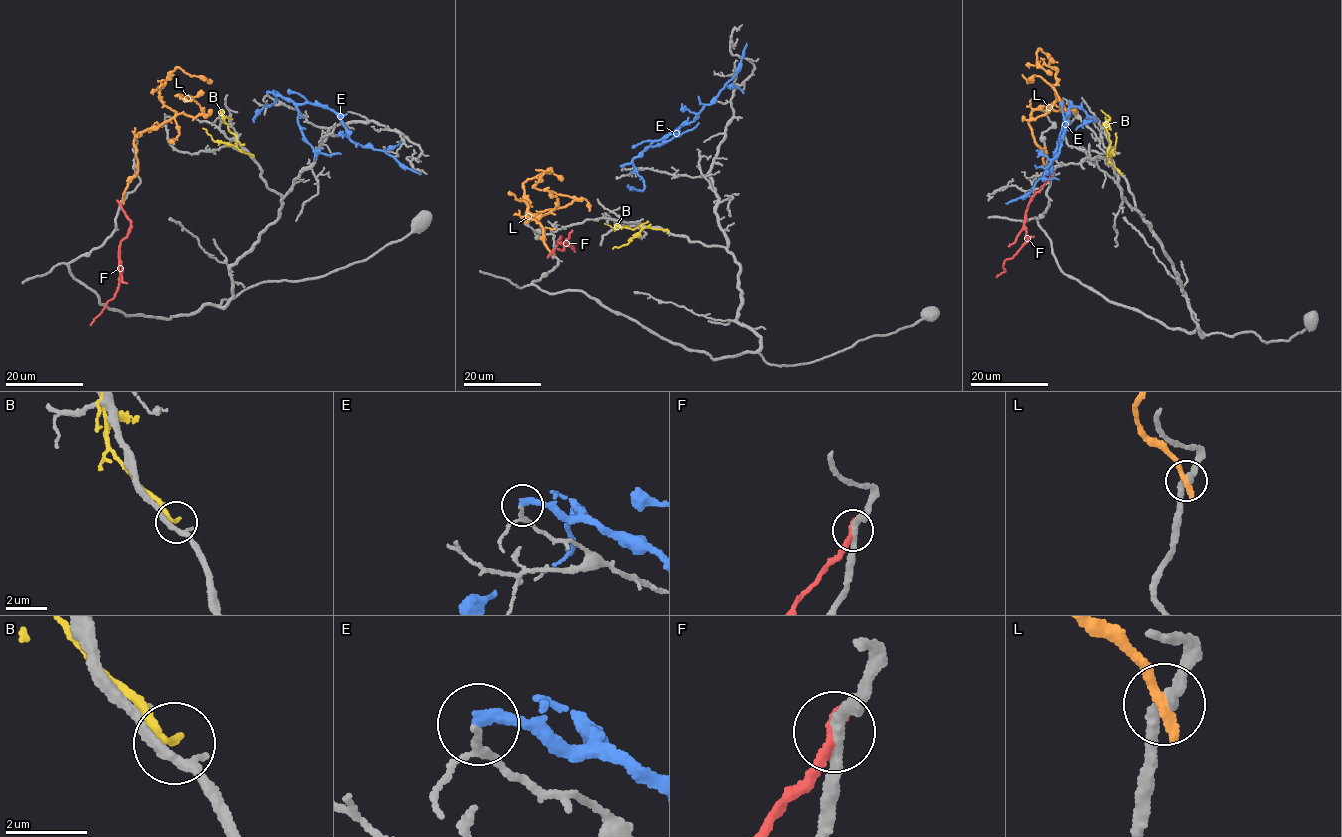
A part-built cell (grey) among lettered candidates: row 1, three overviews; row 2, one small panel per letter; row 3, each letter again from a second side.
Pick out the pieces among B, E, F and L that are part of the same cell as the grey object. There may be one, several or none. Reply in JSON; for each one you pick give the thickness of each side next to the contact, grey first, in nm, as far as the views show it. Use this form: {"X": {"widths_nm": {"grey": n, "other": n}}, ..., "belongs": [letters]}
{"belongs": []}

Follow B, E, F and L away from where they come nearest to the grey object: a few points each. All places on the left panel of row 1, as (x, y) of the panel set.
B: (252, 157), (237, 146), (236, 137), (217, 106)
E: (267, 93), (281, 95), (295, 103), (325, 105), (338, 115), (352, 141), (382, 150), (421, 174)
F: (119, 203), (130, 221), (128, 235), (120, 247), (122, 269), (118, 290), (90, 325)
L: (123, 200), (127, 183), (137, 169), (136, 137), (175, 114), (160, 100), (166, 78), (179, 68), (211, 83)

